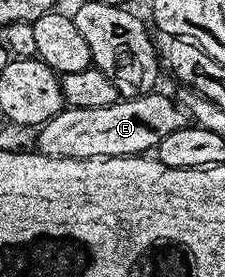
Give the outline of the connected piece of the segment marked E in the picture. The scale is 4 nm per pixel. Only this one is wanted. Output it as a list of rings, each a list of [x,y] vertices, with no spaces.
[[[149,92],[135,98],[117,100],[102,108],[65,108],[39,127],[35,149],[51,158],[131,158],[144,156],[170,132],[186,124],[186,114],[175,101],[161,92]]]

